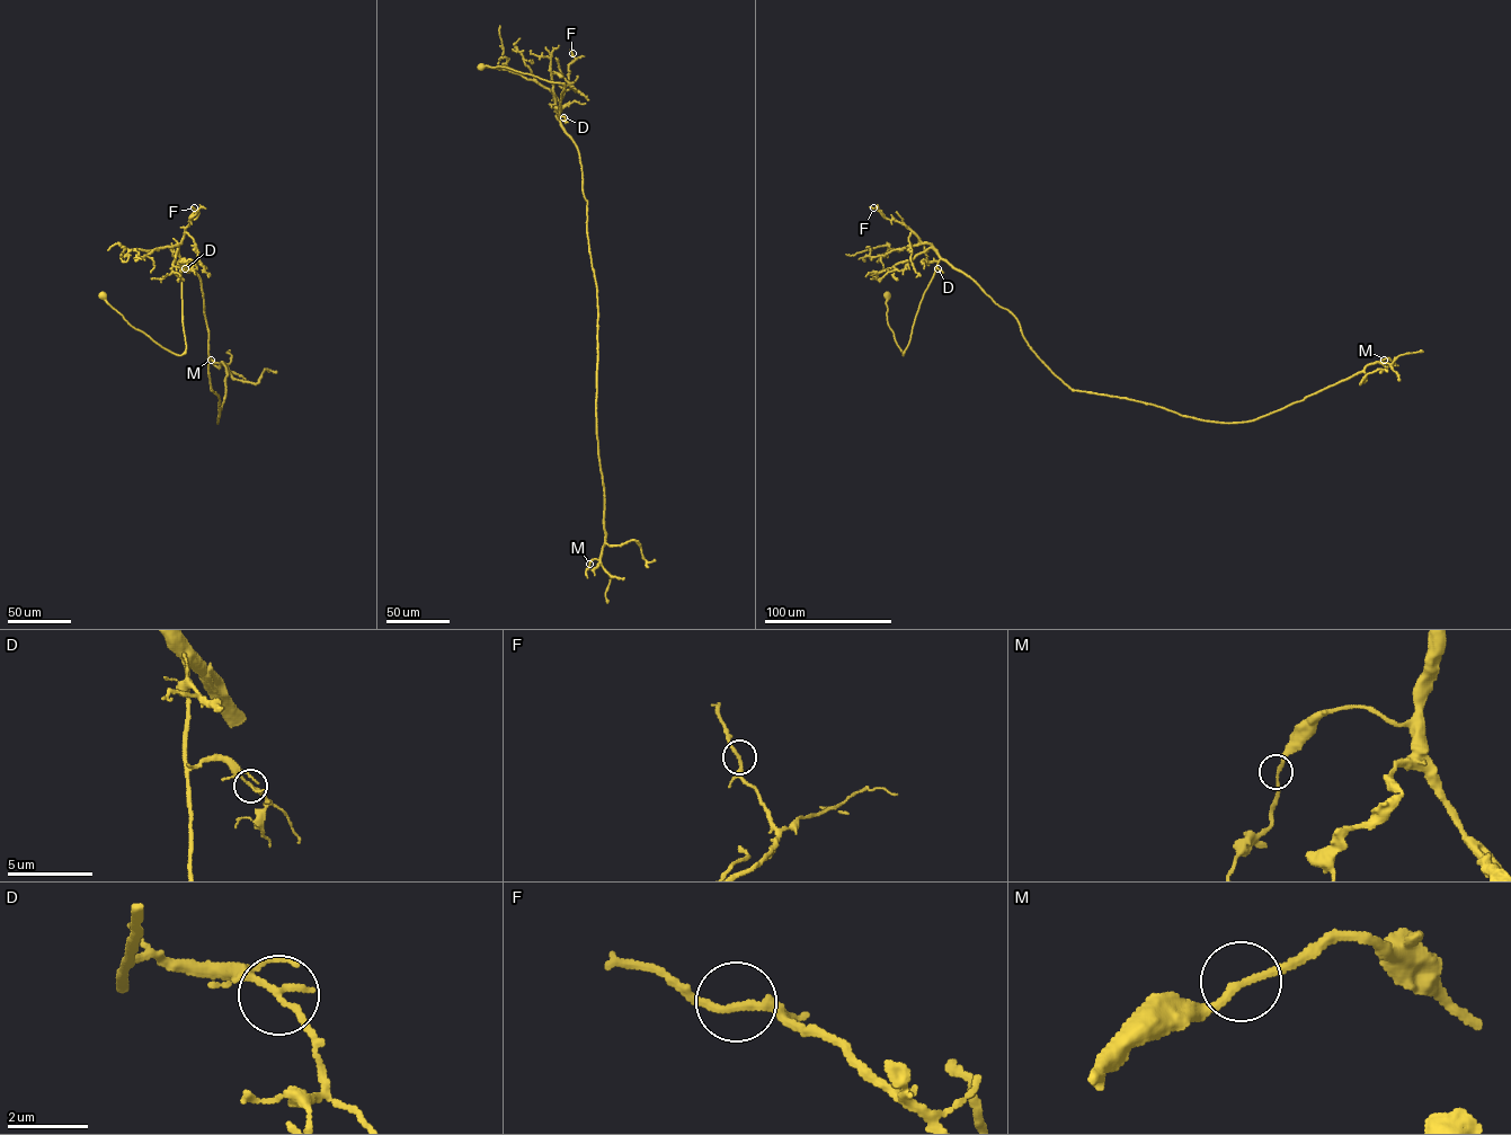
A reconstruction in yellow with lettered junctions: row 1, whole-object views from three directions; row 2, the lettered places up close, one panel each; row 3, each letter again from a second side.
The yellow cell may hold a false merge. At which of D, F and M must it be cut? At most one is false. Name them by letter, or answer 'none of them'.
none of them

